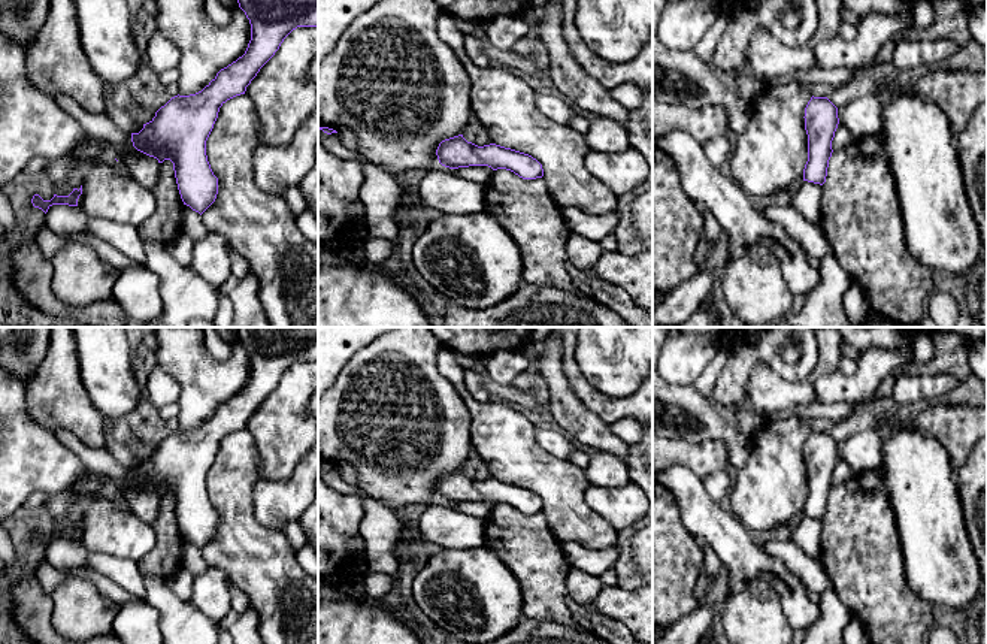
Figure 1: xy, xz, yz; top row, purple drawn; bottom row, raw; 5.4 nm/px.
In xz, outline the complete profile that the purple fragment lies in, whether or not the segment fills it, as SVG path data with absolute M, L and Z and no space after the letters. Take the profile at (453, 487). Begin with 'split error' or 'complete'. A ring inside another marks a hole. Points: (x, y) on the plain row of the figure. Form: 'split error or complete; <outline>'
complete; M463 469L442 475L436 490L439 498L449 504L488 501L493 505L511 505L523 514L544 511L542 499L532 490L496 478L478 481Z

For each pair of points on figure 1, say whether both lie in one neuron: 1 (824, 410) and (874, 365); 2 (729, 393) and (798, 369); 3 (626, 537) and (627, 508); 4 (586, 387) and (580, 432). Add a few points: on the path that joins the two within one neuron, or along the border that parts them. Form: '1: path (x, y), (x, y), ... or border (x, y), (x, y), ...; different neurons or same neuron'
1: border (817, 401), (856, 404); different neurons
2: path (738, 374), (754, 357), (771, 357), (778, 365); same neuron
3: border (636, 520), (618, 532); different neurons
4: border (565, 374), (571, 390), (608, 425); different neurons

